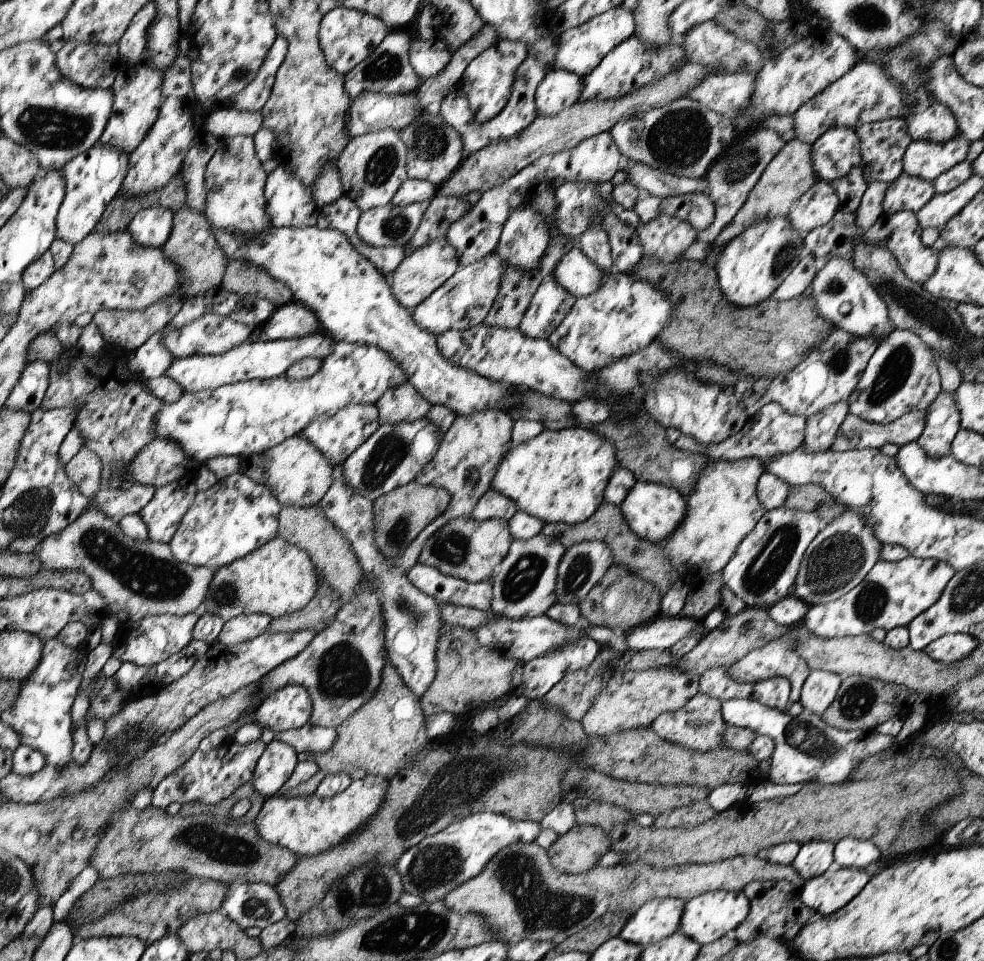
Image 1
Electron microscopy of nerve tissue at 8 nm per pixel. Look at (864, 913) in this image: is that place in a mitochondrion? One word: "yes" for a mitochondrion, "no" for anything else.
no

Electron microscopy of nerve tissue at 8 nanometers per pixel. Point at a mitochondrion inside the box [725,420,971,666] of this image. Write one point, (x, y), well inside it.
(839, 558)

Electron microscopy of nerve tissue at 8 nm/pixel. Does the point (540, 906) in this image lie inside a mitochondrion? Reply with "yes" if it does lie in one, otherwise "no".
yes

